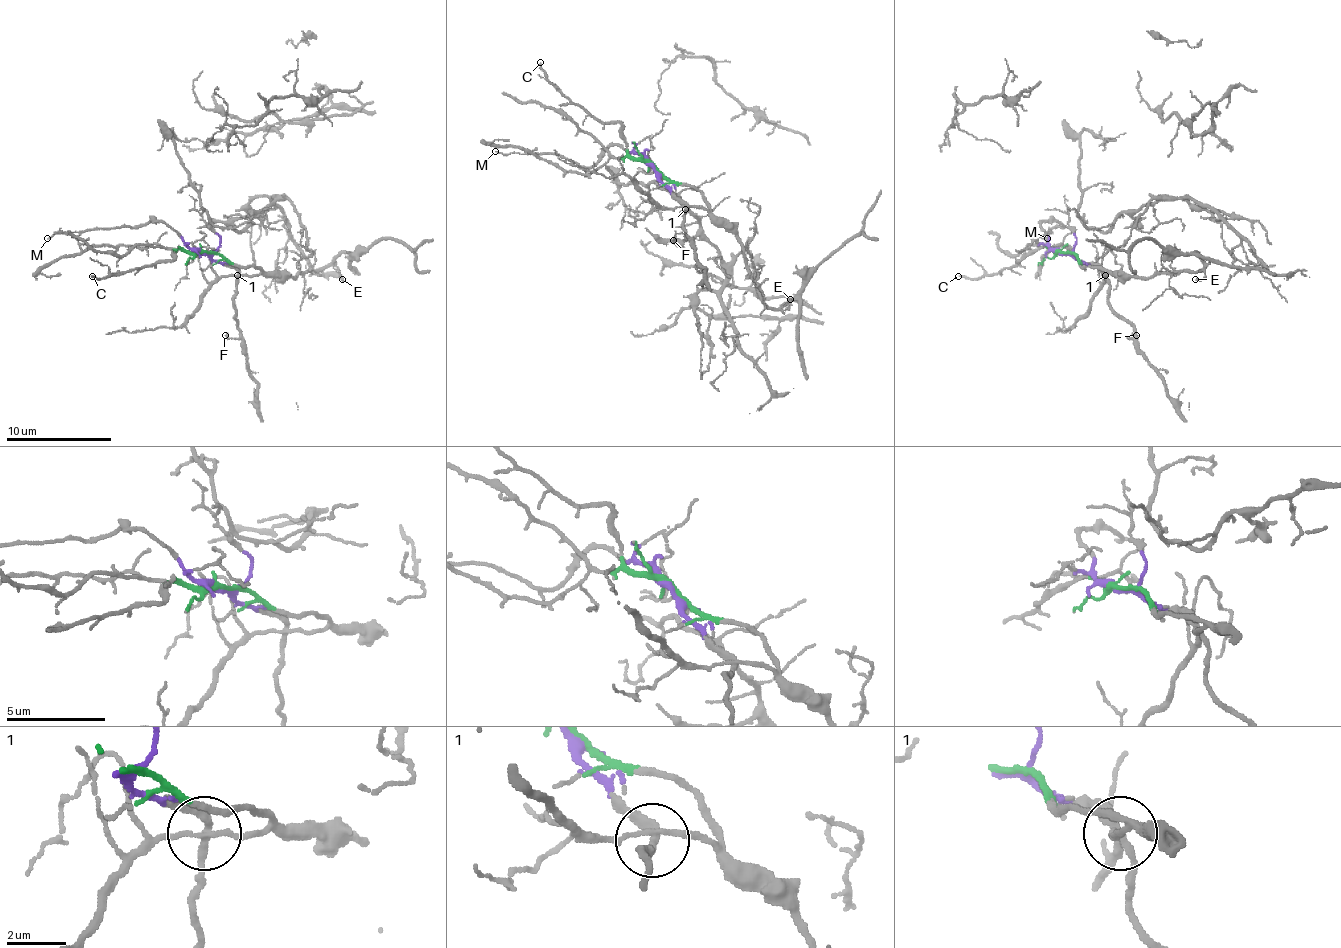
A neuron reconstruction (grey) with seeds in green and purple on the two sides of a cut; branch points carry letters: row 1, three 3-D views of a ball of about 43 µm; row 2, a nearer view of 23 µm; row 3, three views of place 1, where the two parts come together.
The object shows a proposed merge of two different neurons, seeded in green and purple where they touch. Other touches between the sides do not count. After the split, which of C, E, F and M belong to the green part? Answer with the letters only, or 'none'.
C, E

